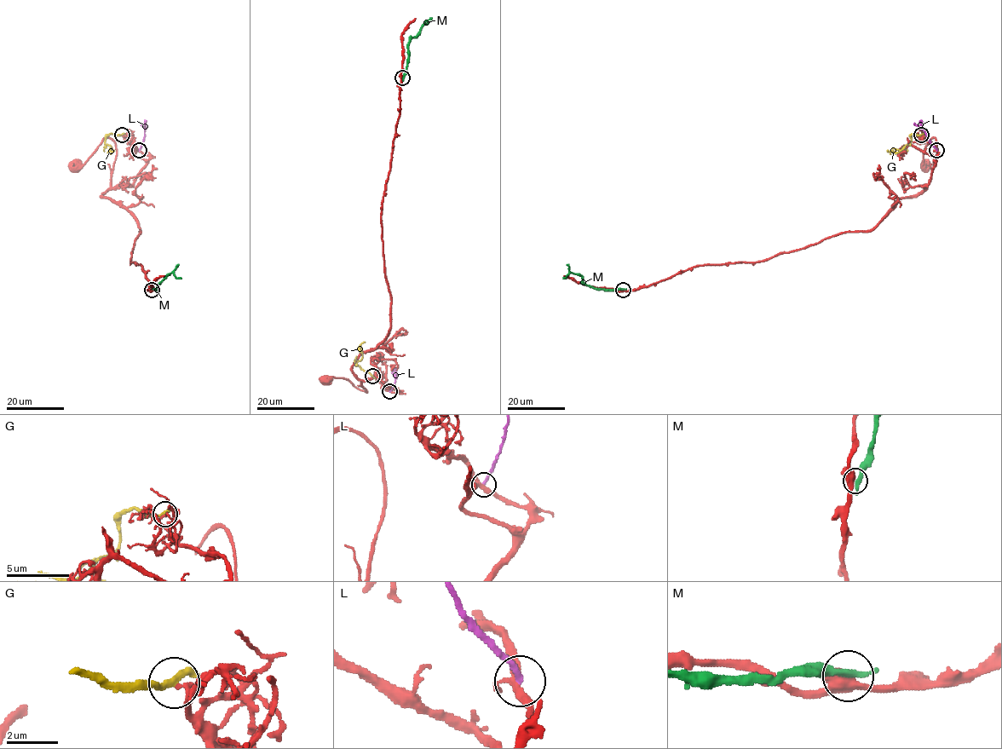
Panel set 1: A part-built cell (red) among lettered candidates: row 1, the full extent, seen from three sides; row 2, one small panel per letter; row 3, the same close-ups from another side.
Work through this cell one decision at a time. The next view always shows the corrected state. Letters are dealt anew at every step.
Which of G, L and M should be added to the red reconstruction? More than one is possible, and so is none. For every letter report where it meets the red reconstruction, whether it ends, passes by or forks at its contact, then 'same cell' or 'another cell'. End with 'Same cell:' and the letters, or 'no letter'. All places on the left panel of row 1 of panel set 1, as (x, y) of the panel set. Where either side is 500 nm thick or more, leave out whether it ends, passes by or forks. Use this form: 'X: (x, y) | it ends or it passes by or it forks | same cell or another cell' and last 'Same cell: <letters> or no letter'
G: (122, 135) | it passes by | another cell
L: (139, 150) | it ends | another cell
M: (152, 290) | it ends | another cell
Same cell: no letter

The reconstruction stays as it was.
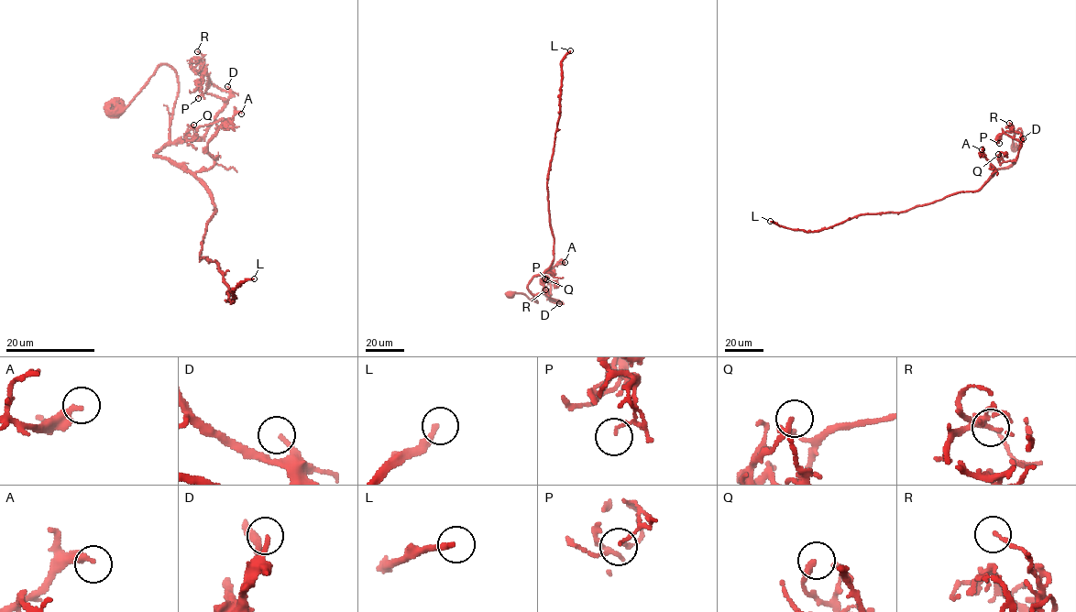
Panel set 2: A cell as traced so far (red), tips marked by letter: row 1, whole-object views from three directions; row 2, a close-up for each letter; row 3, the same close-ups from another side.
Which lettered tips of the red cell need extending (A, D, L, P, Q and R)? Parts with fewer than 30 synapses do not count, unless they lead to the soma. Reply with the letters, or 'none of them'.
L

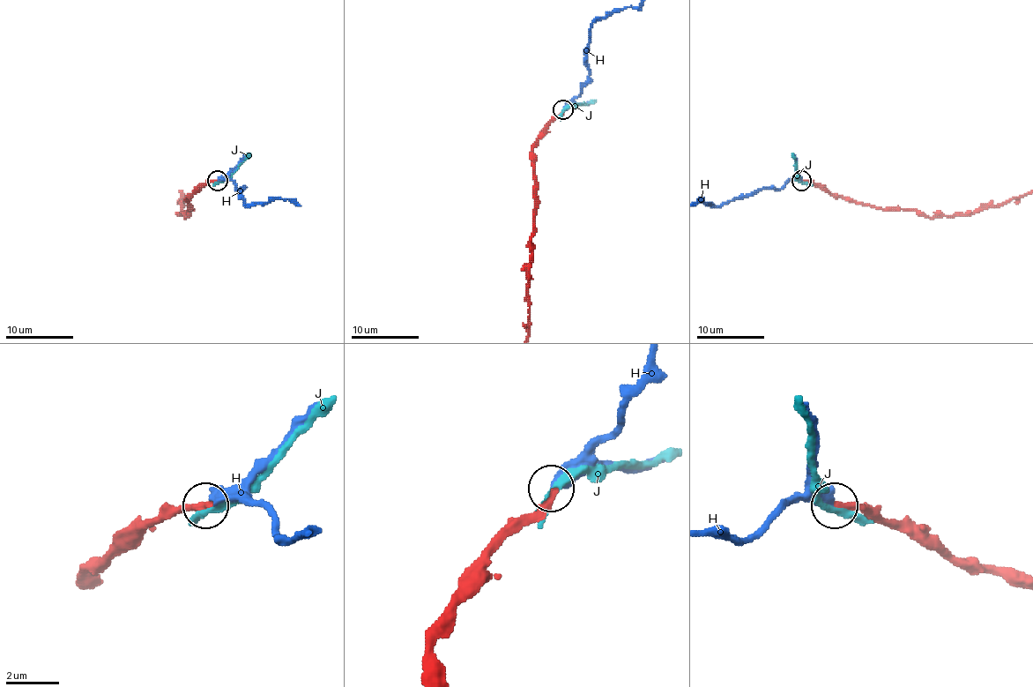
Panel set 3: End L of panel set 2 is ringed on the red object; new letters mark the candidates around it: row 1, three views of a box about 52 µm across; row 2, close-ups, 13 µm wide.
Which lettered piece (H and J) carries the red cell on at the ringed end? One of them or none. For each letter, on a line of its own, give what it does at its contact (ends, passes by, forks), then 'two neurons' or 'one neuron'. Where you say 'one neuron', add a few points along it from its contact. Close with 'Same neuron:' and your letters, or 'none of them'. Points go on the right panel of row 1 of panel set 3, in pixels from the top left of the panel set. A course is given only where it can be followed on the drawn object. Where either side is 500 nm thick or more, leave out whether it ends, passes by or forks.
H: it ends | one neuron
J: it ends | two neurons
Same neuron: H

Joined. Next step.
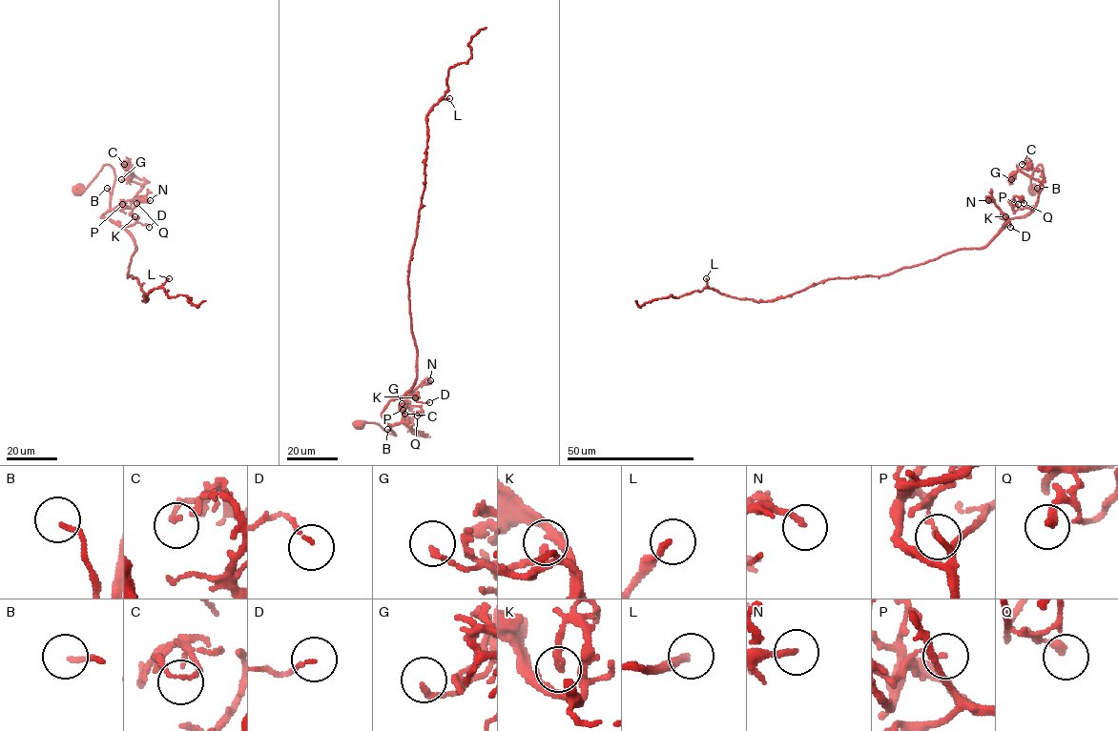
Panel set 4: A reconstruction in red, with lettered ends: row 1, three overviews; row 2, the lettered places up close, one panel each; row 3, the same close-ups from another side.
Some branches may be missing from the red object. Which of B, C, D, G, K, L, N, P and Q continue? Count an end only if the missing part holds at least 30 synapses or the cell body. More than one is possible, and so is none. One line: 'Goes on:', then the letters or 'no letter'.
Goes on: L

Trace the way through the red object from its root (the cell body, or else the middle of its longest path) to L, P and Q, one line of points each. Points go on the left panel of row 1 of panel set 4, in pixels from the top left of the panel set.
L: (128, 275), (137, 280), (146, 302), (146, 294), (169, 278)
P: (128, 275), (134, 239), (101, 217), (109, 210), (123, 209), (122, 204)
Q: (128, 275), (131, 256), (136, 250), (134, 239), (121, 227), (101, 217), (140, 195), (136, 203)

